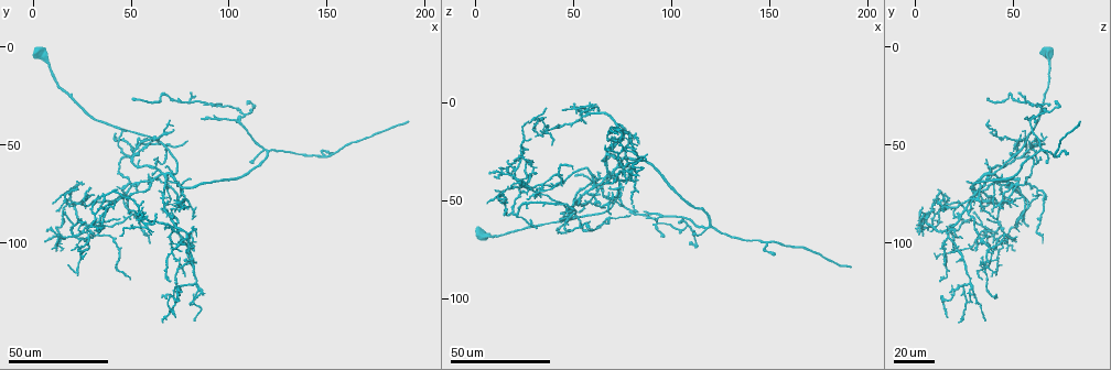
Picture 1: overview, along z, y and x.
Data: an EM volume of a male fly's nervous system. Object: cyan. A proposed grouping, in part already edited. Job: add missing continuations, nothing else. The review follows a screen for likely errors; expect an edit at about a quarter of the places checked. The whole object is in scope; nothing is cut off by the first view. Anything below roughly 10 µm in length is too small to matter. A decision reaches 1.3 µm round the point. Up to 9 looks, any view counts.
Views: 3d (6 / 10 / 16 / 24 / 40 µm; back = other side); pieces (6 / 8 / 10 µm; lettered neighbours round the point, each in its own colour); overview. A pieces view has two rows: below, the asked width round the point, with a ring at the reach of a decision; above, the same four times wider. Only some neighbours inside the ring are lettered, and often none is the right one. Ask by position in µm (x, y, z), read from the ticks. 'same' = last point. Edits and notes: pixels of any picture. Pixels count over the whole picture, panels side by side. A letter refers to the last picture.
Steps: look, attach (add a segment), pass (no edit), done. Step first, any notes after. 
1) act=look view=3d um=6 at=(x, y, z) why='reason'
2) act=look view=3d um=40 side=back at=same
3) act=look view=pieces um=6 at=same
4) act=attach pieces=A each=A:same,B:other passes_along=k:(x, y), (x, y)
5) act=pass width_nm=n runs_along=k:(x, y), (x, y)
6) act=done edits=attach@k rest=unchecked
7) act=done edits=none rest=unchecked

act=look view=3d um=40 at=(16, 84, 29) why='branch stops here'

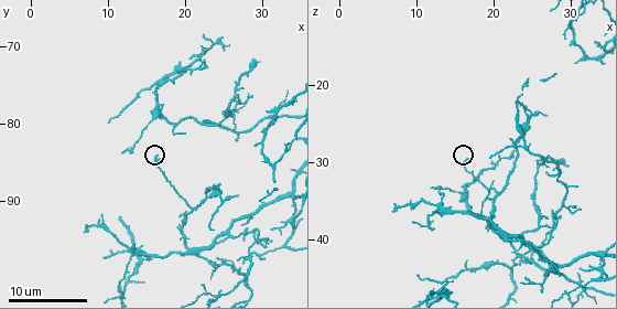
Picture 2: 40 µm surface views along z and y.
act=look view=pieces um=8 at=(16.5, 84.5, 30.0) why='what lies round it'

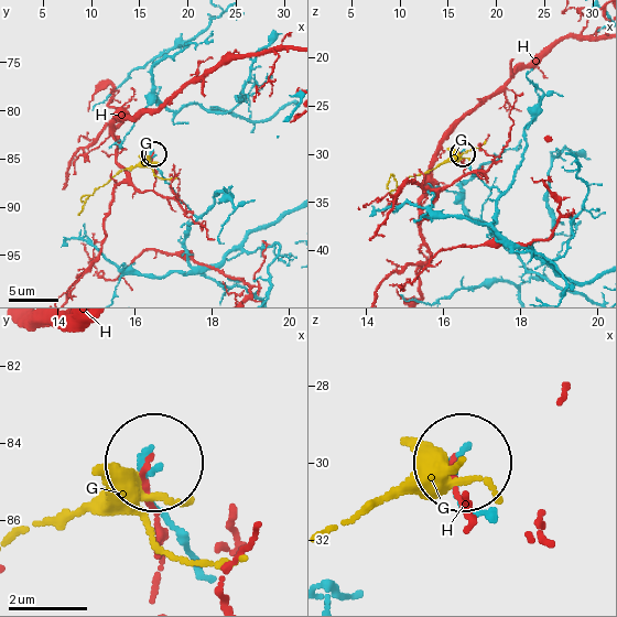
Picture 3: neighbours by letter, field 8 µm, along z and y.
act=pass each=G:other,H:other runs_along=3:(195, 555), (152, 506), (149, 469) found='no lettered segment goes on from it'

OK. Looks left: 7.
act=look view=3d um=40 at=(80, 23, 52) why='stops while still wide'

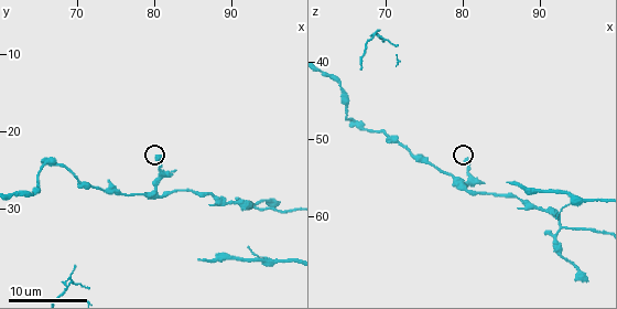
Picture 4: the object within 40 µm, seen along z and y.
act=look view=pieces um=10 at=(80.5, 23.0, 53.0) why='what lies round it'

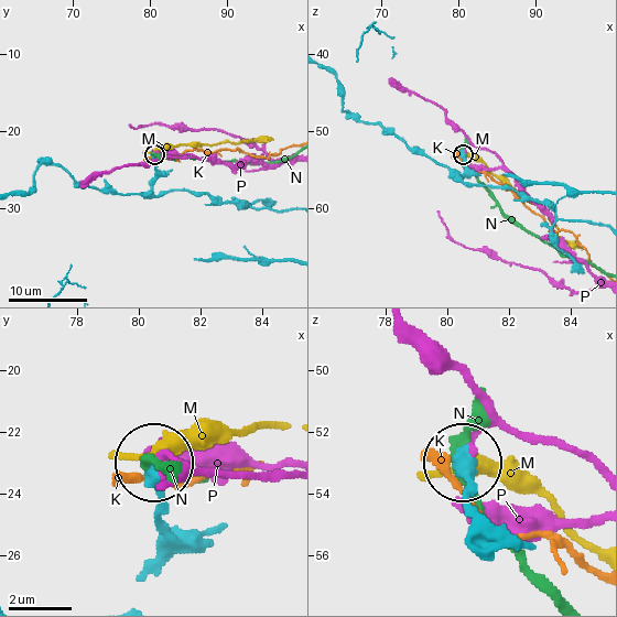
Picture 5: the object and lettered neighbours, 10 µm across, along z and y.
act=pass each=K:other,M:other,N:other,P:other runs_along=5:(466, 526), (462, 465) found='no lettered segment goes on from it'

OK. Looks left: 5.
act=look view=3d um=6 at=(86.0, 36.5, 56.0) why='thin end'

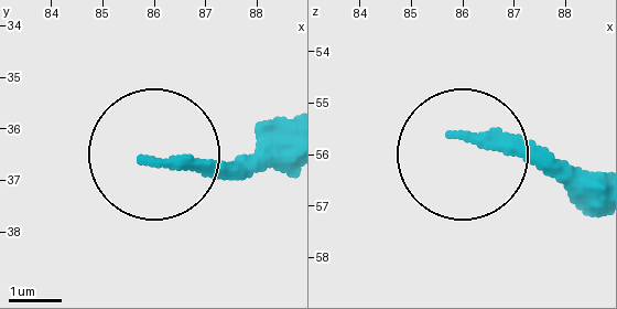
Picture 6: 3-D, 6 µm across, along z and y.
act=look view=pieces um=10 at=(85.90, 36.60, 55.60)

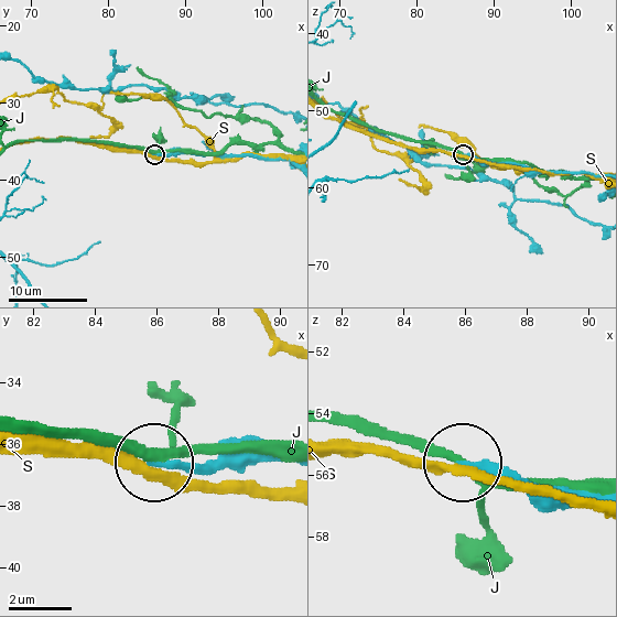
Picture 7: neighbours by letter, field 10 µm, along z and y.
act=pass each=J:other,S:other runs_along=7:(270, 159), (155, 153) found='none of them fits'

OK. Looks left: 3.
act=look view=3d um=40 at=(192, 37, 84) why='end of a long branch'

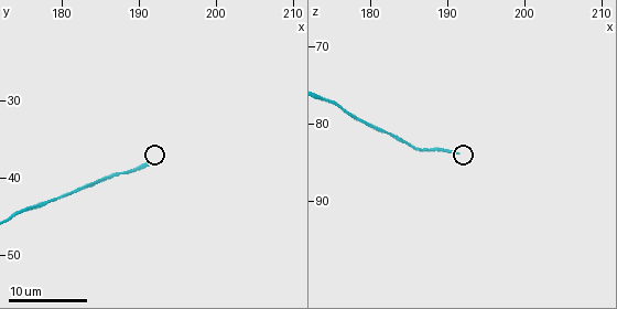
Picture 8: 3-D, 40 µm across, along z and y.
act=look view=pieces um=8 at=(191.5, 38.0, 84.0) why='see the neighbours'

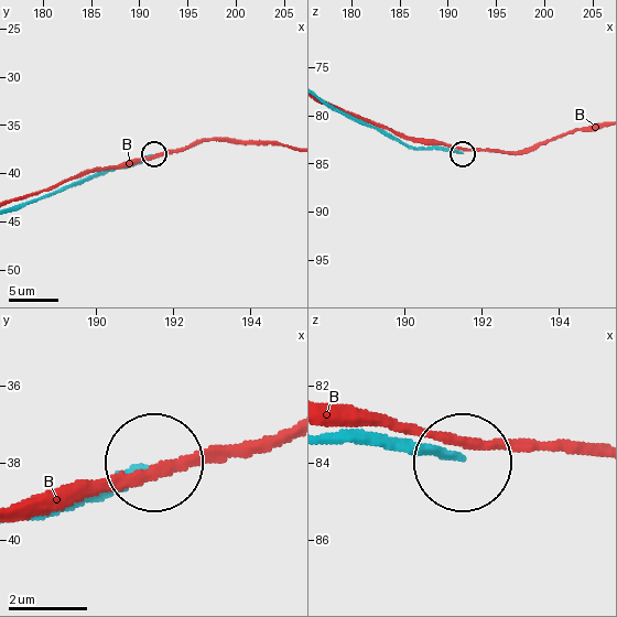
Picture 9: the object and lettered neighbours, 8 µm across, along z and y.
act=pass width_nm=240 each=B:other found='none of them fits'

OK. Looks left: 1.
act=done edits=none rest=unchecked

